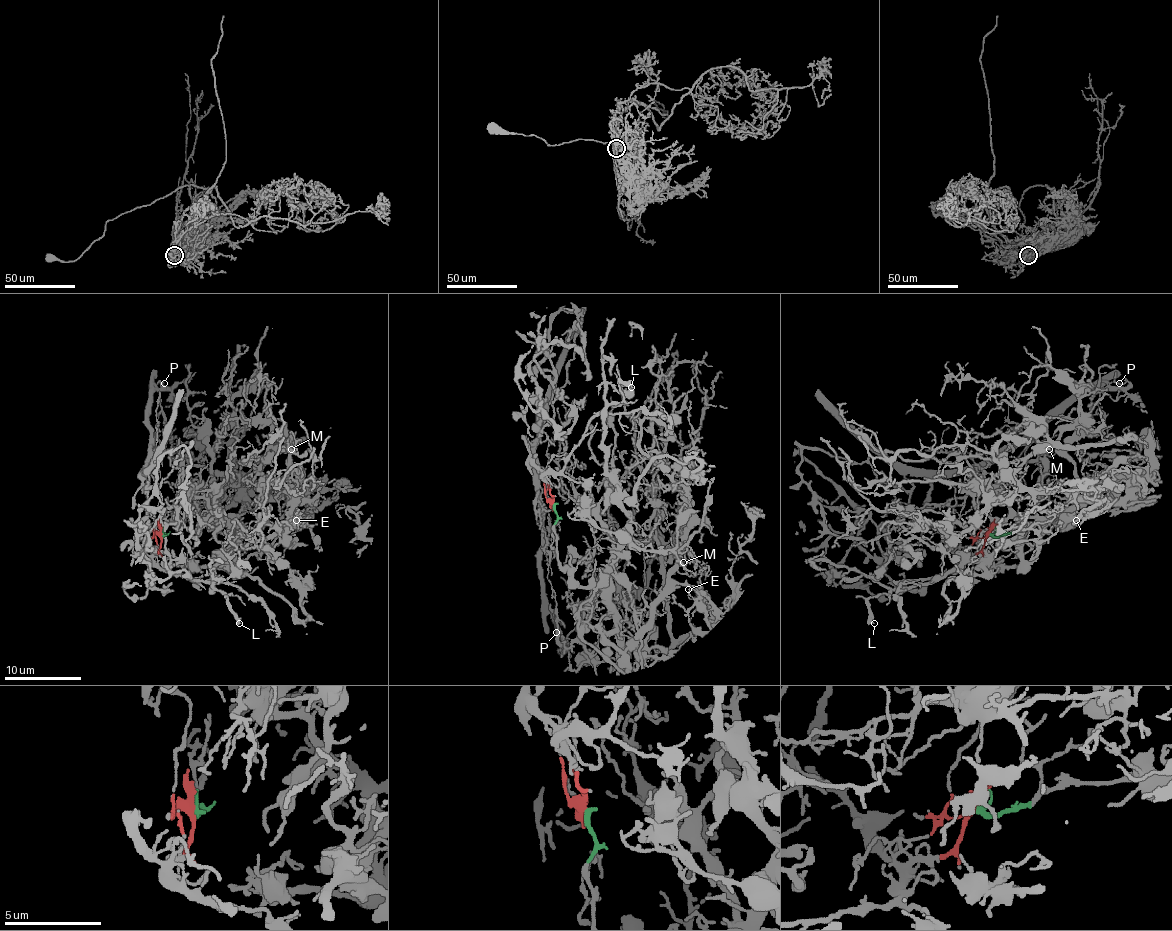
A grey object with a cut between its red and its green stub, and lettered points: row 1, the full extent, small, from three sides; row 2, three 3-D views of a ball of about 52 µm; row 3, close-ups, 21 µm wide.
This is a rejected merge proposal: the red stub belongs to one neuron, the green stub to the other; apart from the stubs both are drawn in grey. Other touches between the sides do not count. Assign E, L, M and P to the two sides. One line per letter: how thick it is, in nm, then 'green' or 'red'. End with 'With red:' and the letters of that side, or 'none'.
E: 170 nm | green
L: 360 nm | green
M: 200 nm | green
P: 90 nm | red
With red: P

